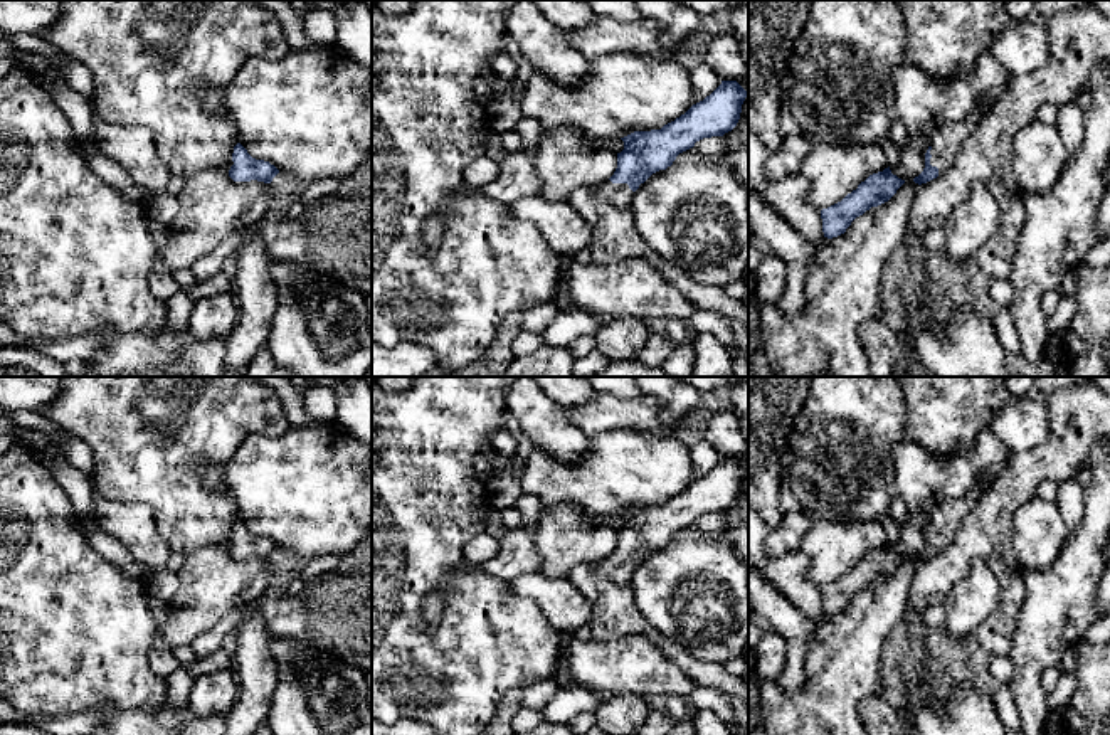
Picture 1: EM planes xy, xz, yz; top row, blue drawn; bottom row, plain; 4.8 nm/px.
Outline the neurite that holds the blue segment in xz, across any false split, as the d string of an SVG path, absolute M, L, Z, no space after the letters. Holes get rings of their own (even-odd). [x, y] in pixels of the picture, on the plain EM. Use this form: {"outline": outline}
{"outline": "M722 457L710 473L661 506L634 508L621 515L624 526L617 530L617 545L600 562L605 577L614 584L627 584L639 562L653 550L671 543L679 530L703 515L732 508L740 496L745 474L747 468L737 457Z"}

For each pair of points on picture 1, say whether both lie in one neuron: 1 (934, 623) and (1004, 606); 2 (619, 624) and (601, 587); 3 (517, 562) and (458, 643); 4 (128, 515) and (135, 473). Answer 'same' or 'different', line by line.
1: different
2: same
3: different
4: different

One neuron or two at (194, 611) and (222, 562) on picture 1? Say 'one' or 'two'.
one

